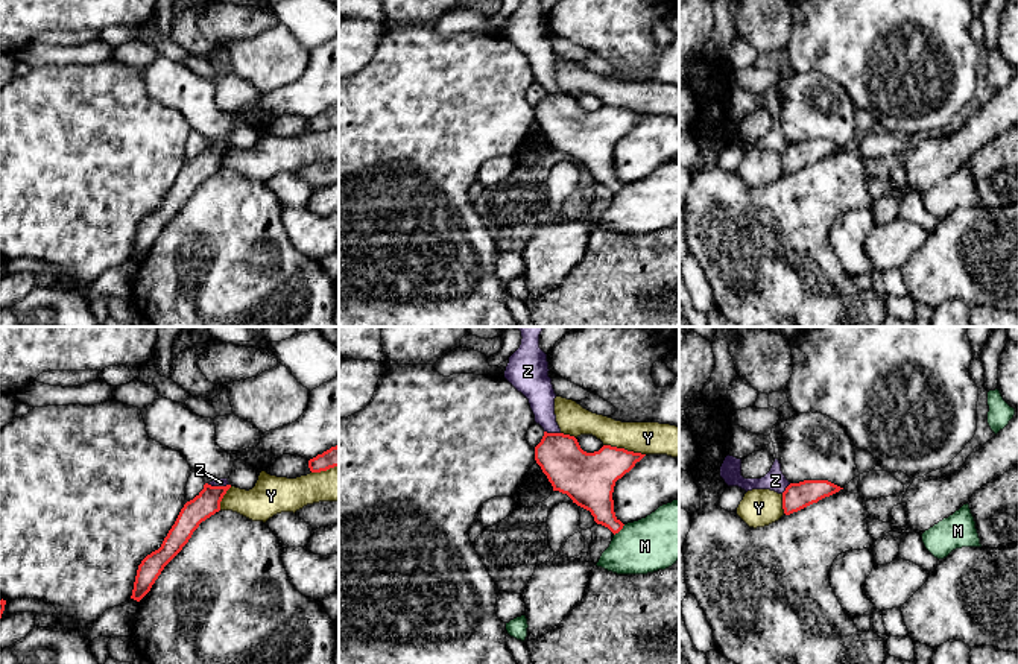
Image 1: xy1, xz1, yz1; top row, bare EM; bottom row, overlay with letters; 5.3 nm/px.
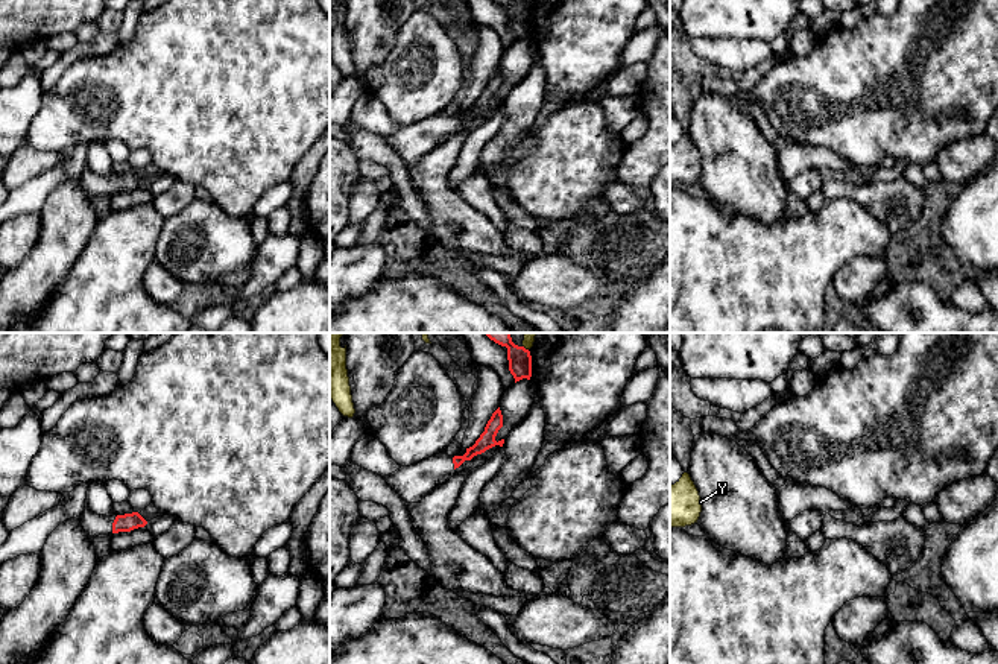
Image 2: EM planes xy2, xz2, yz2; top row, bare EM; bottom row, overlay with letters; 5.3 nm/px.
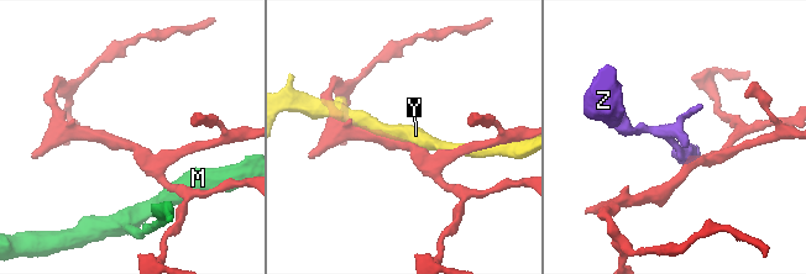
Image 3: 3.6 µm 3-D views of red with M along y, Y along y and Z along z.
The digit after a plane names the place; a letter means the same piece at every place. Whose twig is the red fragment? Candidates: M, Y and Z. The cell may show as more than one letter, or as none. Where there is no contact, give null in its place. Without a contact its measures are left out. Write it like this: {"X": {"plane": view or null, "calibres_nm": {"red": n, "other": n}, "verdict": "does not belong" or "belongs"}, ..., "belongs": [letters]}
{"M": {"plane": "xz1", "calibres_nm": {"red": 200, "other": 280}, "verdict": "does not belong"}, "Y": {"plane": "xz1", "calibres_nm": {"red": 280, "other": 180}, "verdict": "does not belong"}, "Z": {"plane": "xz1", "calibres_nm": {"red": 260, "other": 160}, "verdict": "does not belong"}, "belongs": []}

